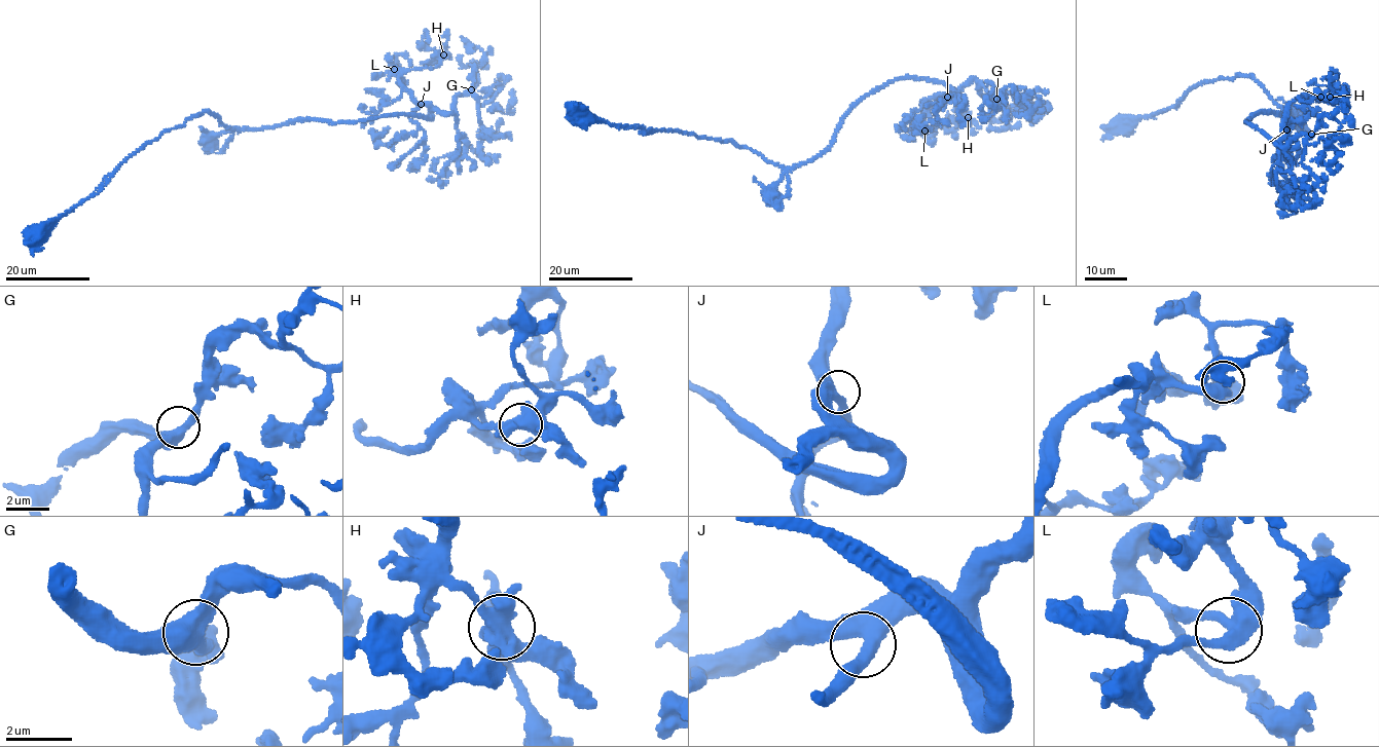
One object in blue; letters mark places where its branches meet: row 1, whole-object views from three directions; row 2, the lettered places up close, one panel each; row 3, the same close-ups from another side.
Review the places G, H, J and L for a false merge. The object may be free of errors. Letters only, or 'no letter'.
no letter

